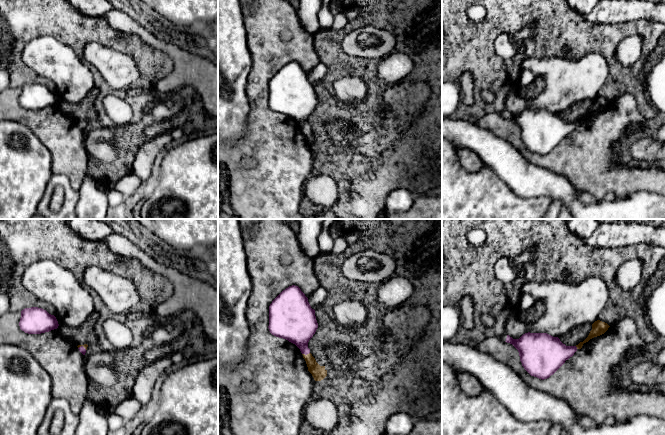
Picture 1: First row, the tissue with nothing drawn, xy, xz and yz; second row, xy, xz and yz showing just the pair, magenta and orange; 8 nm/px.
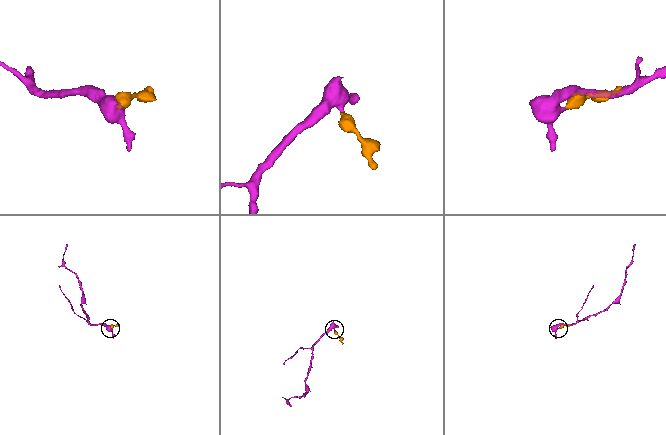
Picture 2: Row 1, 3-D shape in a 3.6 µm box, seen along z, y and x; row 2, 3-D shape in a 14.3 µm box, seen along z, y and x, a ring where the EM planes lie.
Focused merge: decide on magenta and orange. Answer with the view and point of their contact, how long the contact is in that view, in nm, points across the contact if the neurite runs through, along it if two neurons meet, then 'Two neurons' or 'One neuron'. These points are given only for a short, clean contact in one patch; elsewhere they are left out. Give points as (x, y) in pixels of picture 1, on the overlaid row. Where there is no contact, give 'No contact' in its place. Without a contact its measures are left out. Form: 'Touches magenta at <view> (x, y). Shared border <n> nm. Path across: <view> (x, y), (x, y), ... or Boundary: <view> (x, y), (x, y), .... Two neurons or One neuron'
Touches magenta at xz (305, 354). Shared border 70 nm. Path across: xz (297, 324), (305, 354), (318, 372). One neuron

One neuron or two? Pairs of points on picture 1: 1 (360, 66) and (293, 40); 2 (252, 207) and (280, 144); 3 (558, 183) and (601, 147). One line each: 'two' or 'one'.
1: two
2: one
3: two

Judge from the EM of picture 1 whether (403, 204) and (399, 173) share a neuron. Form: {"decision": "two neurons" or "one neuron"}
{"decision": "two neurons"}

